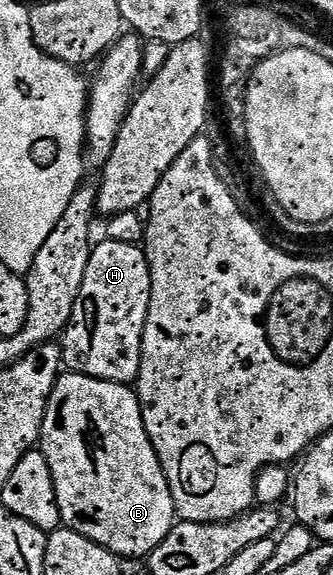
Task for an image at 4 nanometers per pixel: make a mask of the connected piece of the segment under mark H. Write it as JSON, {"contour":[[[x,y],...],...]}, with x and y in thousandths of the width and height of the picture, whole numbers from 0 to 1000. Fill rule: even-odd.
{"contour":[[[303,417],[279,431],[258,478],[234,520],[222,527],[216,553],[186,581],[192,633],[213,647],[255,649],[300,663],[342,663],[351,670],[393,671],[420,650],[420,619],[426,617],[426,583],[438,569],[438,548],[450,541],[450,464],[444,442],[420,426]]]}

